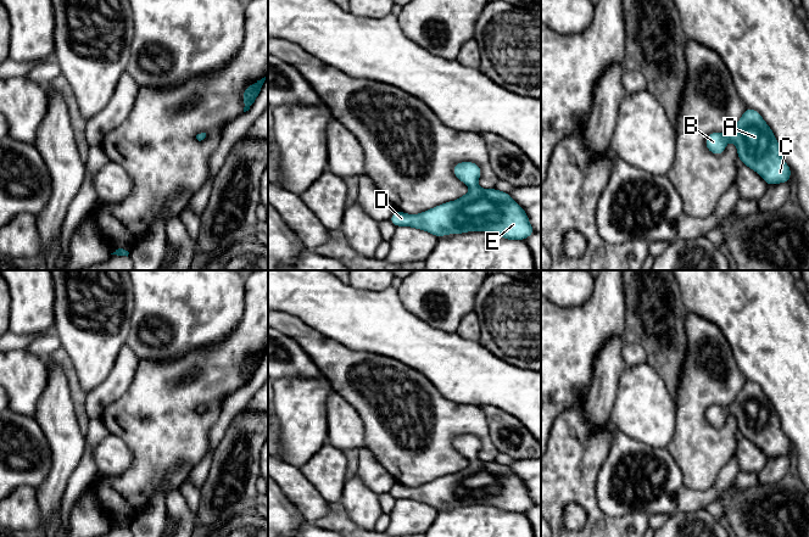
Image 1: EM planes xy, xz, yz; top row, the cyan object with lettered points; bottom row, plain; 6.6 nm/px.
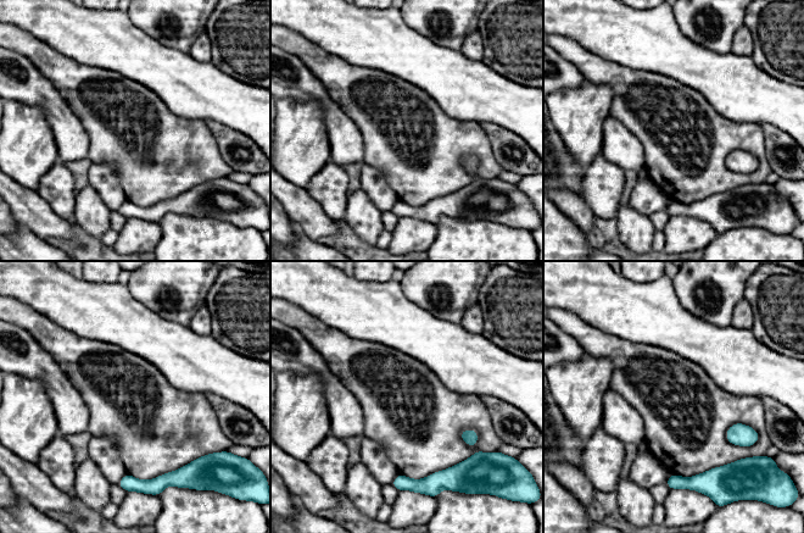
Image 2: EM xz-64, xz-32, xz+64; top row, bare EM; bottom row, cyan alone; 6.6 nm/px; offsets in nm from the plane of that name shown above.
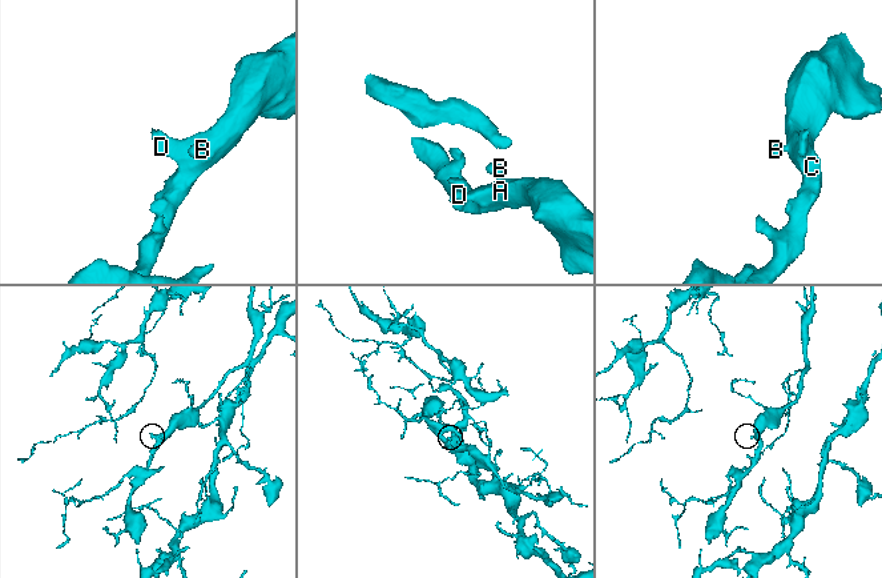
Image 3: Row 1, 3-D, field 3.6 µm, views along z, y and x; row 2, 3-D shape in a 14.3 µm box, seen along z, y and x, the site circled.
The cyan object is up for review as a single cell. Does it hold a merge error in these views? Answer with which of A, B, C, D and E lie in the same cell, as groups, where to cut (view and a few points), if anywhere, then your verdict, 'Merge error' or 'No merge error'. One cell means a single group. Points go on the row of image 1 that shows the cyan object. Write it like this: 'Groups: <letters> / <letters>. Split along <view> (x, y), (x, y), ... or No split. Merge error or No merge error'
Groups: A B C D E. No split. No merge error

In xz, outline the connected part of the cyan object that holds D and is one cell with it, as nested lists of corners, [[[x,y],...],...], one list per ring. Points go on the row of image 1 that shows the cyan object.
[[[459,162],[453,167],[453,174],[470,188],[467,195],[420,214],[406,214],[396,209],[390,222],[395,226],[412,226],[437,237],[487,231],[508,240],[525,240],[535,233],[526,212],[508,192],[478,186],[481,169],[476,163]]]

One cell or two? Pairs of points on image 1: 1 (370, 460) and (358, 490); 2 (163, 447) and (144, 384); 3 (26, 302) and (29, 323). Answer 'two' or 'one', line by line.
1: two
2: one
3: one

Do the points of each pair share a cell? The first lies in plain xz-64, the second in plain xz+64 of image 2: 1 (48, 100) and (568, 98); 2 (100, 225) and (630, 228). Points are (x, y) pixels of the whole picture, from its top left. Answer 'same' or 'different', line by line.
1: different
2: same

